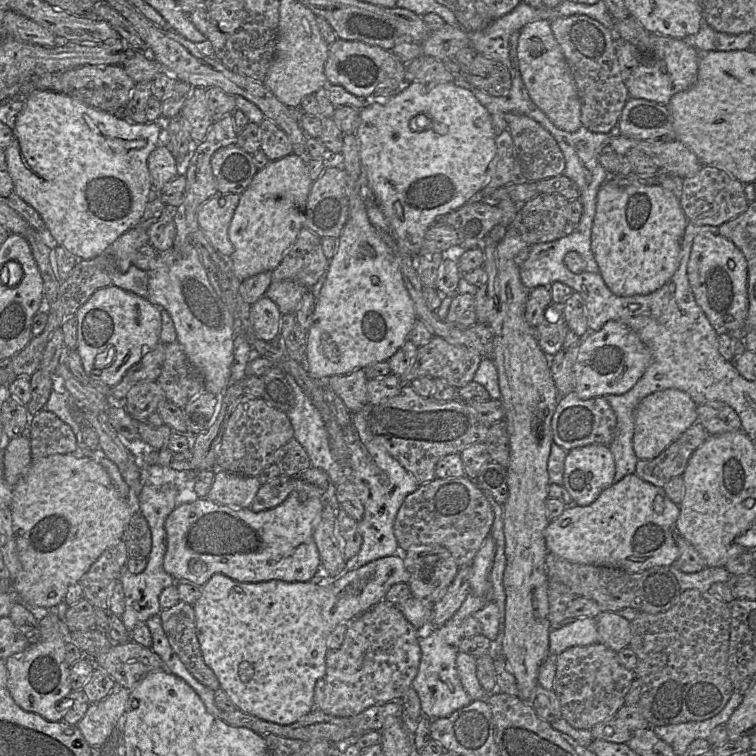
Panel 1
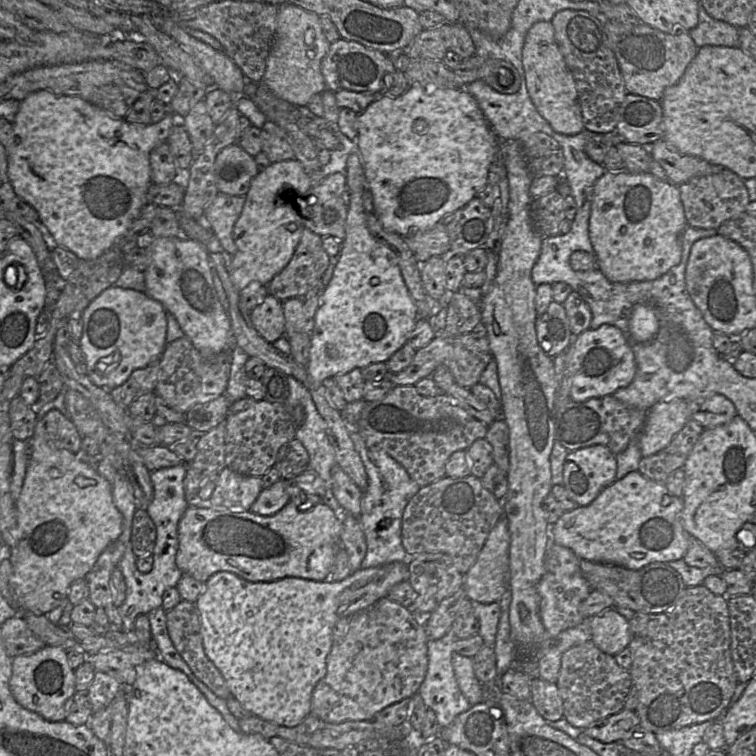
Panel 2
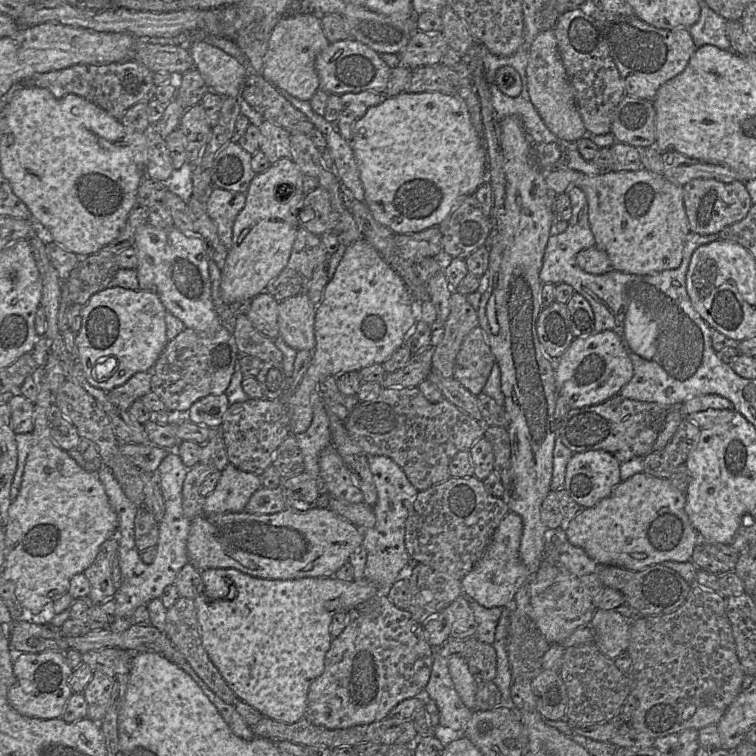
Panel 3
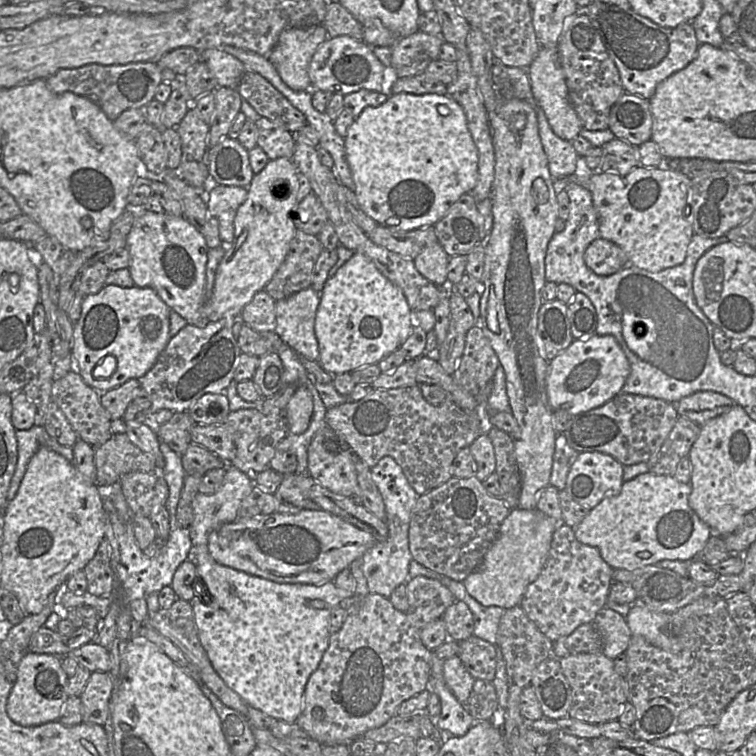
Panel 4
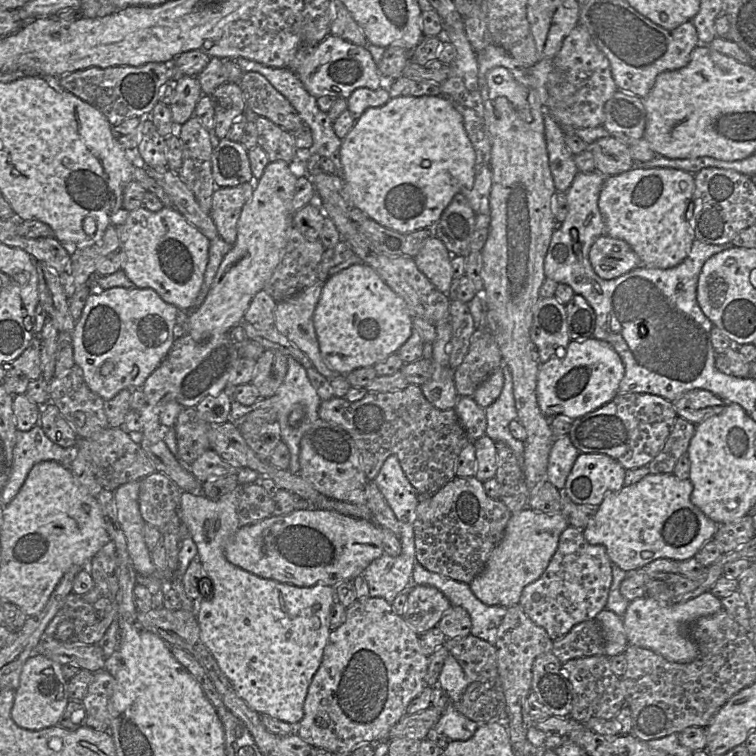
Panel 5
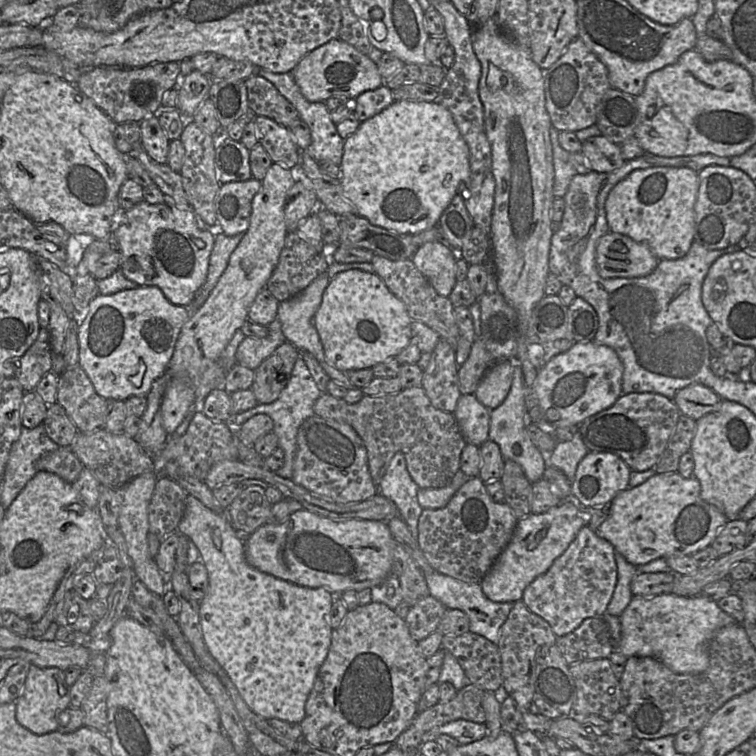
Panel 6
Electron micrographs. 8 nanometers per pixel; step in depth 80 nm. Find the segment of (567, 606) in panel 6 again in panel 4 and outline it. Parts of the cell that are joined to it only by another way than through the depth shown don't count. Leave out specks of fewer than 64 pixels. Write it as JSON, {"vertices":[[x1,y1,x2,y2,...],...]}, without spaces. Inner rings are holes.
{"vertices":[[560,522,553,534,547,561,537,579,527,586,519,605,538,629,555,642,571,634,581,624,593,623,598,611,608,601,613,570,602,558,598,548,581,543,575,536,574,528]]}

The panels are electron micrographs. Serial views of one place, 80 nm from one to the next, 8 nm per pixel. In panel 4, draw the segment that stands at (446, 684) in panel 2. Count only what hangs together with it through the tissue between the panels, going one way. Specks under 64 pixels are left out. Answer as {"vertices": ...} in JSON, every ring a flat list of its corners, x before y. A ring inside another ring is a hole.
{"vertices":[[443,674,431,676,428,689,440,698,441,713,435,719,438,728,449,731,454,737,464,736,475,720,449,690]]}

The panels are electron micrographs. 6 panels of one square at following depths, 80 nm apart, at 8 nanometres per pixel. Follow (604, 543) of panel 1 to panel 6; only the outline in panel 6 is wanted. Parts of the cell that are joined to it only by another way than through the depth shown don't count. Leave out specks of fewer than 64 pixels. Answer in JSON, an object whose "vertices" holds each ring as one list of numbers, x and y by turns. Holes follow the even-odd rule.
{"vertices":[[678,472,656,473,644,483,618,493,609,504,606,520,595,532,609,541,618,553,635,566,673,555,692,555,711,545,719,529,728,522,717,507,701,498,700,491,701,486,696,478,684,478]]}

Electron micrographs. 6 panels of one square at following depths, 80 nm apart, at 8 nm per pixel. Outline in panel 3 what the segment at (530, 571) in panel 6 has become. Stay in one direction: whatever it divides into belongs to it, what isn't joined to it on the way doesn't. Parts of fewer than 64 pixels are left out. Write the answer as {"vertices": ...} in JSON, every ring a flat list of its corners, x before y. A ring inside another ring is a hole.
{"vertices":[[508,511,496,528,481,558,473,569,462,578,463,595,473,598,486,608,511,607,517,590,522,585,530,583,529,572,519,557,522,531,521,516]]}

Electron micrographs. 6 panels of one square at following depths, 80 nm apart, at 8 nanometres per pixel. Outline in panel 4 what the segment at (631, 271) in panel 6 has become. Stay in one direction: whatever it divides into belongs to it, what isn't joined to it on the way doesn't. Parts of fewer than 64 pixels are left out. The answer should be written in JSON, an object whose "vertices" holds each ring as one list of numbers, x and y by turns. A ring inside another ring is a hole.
{"vertices":[[601,237,591,242,583,257,587,267,599,276,612,275,629,264,619,246]]}

